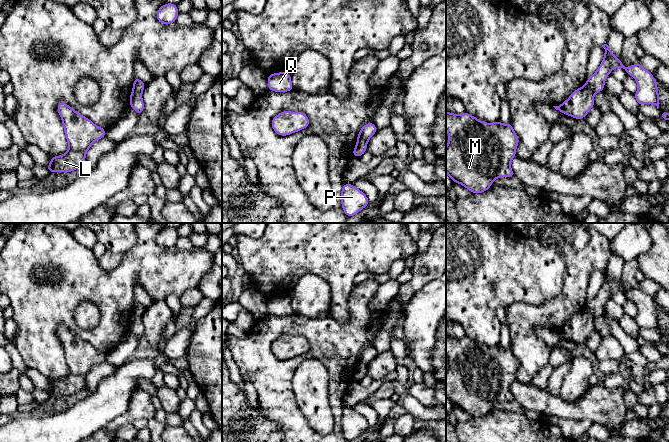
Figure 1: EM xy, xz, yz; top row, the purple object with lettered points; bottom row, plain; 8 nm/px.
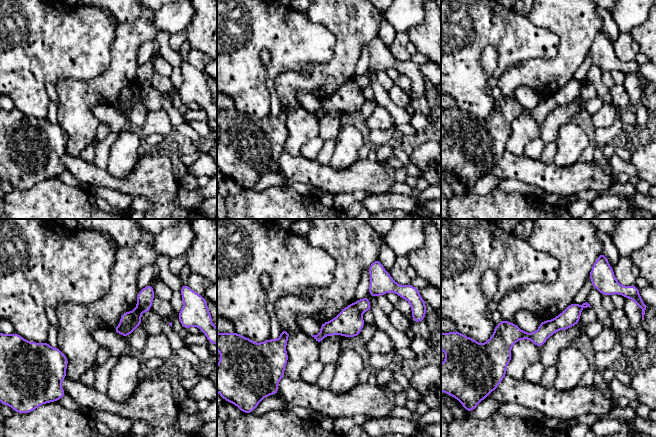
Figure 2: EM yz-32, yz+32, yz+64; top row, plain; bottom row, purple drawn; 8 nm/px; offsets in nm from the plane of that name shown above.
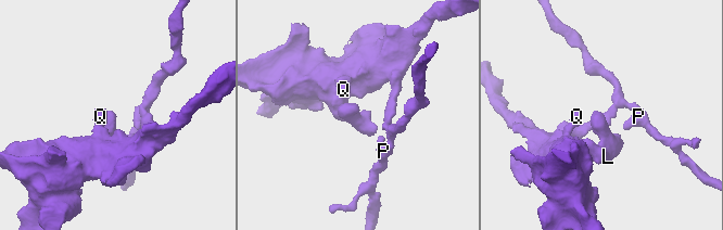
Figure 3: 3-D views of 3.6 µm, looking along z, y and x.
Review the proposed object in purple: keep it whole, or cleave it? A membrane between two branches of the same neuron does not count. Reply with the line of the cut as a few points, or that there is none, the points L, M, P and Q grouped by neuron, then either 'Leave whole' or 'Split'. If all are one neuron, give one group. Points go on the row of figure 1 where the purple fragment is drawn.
Split along xz (367, 140), (359, 140), (357, 142). Groups: L M Q / P. Split

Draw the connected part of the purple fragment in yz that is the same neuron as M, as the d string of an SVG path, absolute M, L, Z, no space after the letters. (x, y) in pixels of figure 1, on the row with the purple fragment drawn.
M446 111L446 131L446 174L454 183L459 183L471 193L478 194L487 191L494 180L501 176L514 177L510 163L516 157L519 137L511 122L485 123L467 112L459 115Z

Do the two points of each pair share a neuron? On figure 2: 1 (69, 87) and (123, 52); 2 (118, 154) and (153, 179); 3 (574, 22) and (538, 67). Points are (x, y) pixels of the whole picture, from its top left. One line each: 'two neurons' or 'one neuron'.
1: one neuron
2: two neurons
3: one neuron

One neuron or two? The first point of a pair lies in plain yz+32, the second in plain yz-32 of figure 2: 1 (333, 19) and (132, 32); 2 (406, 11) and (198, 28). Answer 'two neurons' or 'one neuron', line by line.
1: one neuron
2: two neurons

